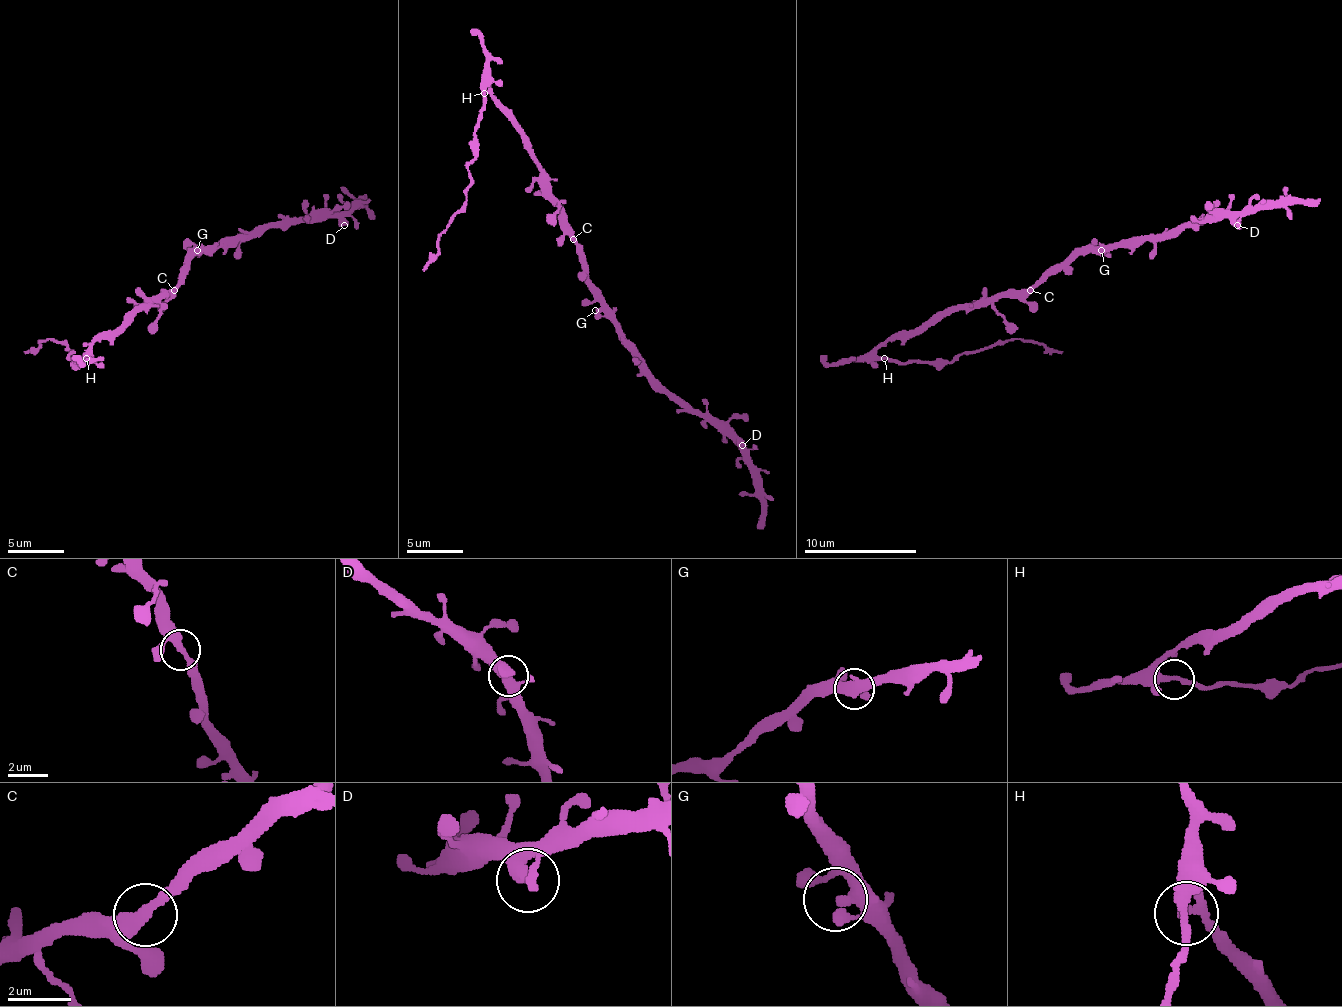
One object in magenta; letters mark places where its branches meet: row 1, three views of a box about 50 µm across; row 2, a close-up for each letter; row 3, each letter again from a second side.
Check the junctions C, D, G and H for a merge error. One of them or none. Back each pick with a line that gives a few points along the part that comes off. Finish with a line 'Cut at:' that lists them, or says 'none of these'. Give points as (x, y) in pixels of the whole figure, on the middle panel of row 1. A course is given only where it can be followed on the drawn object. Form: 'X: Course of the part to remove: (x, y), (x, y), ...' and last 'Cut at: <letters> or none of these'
H: Course of the part to remove: (485, 92), (474, 160), (468, 165), (471, 185), (463, 208), (437, 242), (437, 256), (423, 270)
Cut at: H

